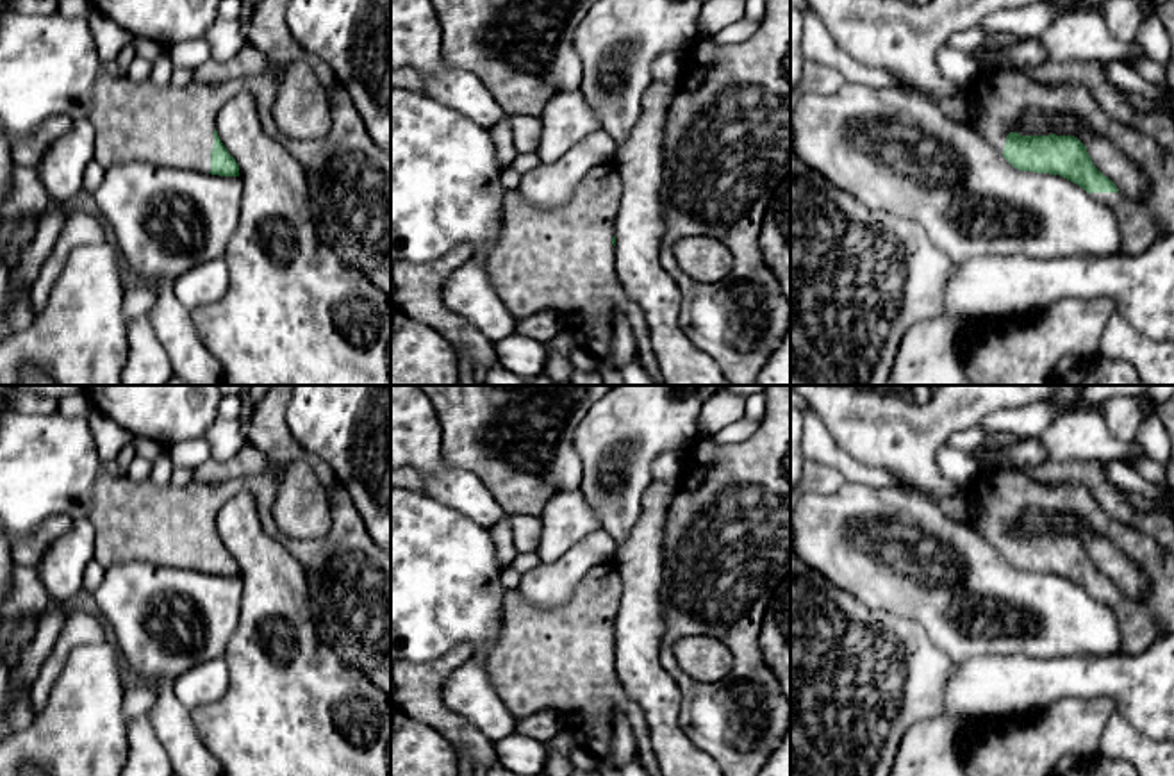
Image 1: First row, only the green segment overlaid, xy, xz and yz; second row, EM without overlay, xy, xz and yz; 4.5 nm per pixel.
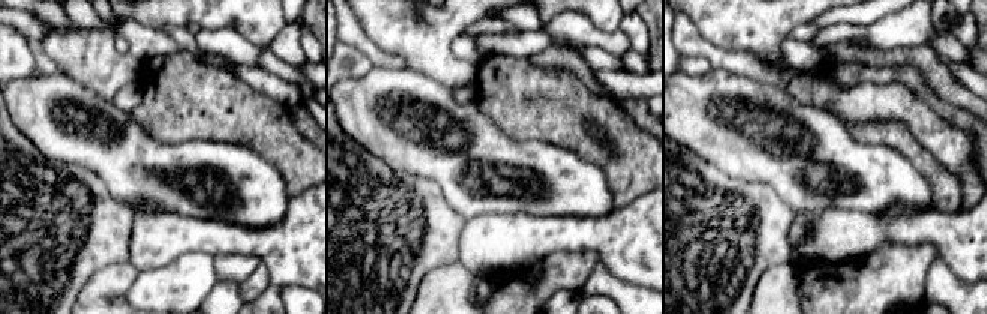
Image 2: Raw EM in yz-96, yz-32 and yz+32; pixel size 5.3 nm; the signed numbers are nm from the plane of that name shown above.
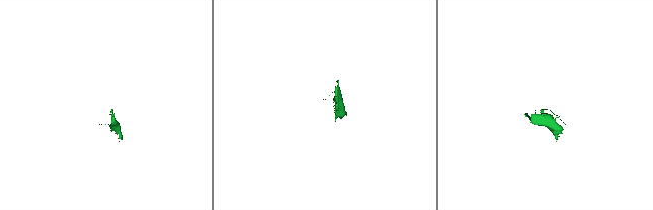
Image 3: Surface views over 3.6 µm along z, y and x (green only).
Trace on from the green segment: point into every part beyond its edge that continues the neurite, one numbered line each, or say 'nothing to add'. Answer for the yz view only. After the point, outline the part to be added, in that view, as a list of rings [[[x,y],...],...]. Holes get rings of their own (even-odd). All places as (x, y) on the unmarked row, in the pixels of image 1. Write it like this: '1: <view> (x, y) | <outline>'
1: yz (1001, 496) | [[[985,469],[971,487],[980,516],[974,530],[1003,555],[1006,535],[1015,532],[1026,510],[1069,512],[1088,528],[1108,537],[1138,564],[1149,578],[1149,596],[1129,599],[1117,592],[1090,592],[1115,615],[1126,655],[1142,653],[1163,633],[1174,632],[1174,555],[1158,546],[1147,533],[1110,517],[1085,485],[1042,483],[1021,469]]]

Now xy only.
1: xy (348, 573) | [[[291,385],[268,389],[246,425],[248,442],[273,464],[287,466],[302,460],[314,469],[330,501],[332,526],[325,537],[289,539],[280,532],[271,516],[278,485],[273,471],[214,485],[191,482],[182,487],[175,483],[157,487],[150,480],[132,482],[127,473],[114,476],[102,469],[95,482],[95,505],[89,516],[96,530],[95,560],[103,569],[123,562],[148,562],[209,573],[219,508],[236,494],[252,492],[266,532],[278,539],[305,569],[309,601],[321,642],[350,667],[366,674],[391,705],[391,557],[369,537],[351,496],[335,473],[293,437],[285,421],[289,400]]]

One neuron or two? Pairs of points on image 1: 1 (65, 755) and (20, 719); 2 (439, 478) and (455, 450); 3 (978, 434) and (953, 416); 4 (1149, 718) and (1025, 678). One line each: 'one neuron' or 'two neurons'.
1: two neurons
2: two neurons
3: two neurons
4: one neuron

